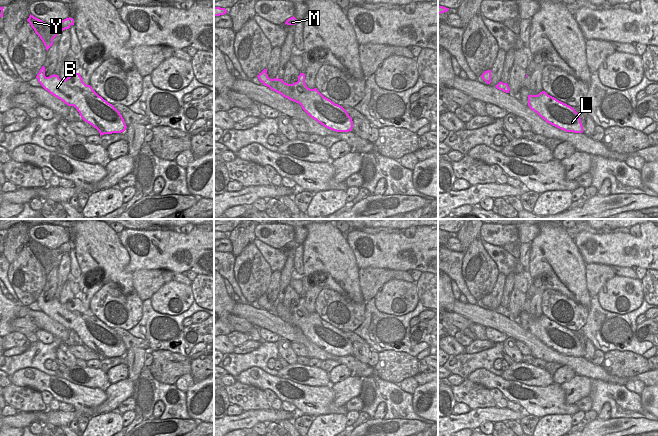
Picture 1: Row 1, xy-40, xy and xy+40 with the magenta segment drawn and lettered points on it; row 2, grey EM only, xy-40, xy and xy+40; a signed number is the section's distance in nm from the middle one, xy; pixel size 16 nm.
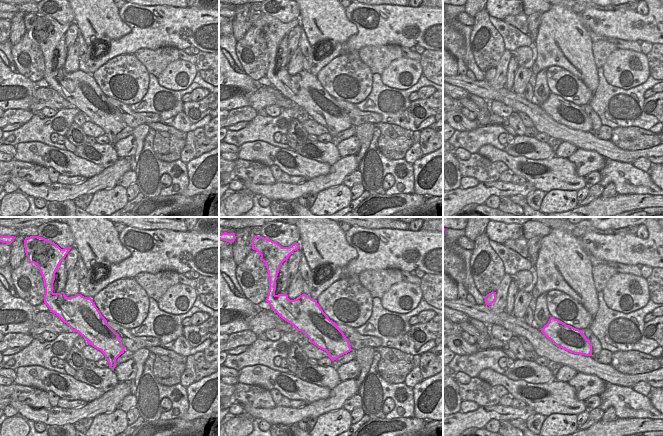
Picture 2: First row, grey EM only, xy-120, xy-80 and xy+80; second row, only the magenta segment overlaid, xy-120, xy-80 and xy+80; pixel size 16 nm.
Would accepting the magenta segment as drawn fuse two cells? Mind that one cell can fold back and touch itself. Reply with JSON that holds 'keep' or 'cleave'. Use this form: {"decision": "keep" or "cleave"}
{"decision": "keep"}

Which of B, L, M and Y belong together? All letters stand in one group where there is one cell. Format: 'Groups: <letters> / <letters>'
Groups: B L M Y.

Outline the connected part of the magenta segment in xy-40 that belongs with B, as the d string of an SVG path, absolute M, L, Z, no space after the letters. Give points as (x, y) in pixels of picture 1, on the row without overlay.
M42 290L36 302L50 318L68 330L74 330L81 342L99 355L100 361L126 354L127 350L120 336L90 309L86 309L79 297L61 304L55 298L46 301L45 291Z

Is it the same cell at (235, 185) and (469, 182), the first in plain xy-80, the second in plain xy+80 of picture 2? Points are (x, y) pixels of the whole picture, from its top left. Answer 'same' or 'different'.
same

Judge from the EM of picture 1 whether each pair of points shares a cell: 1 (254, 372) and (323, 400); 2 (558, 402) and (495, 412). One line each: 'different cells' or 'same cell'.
1: same cell
2: different cells

